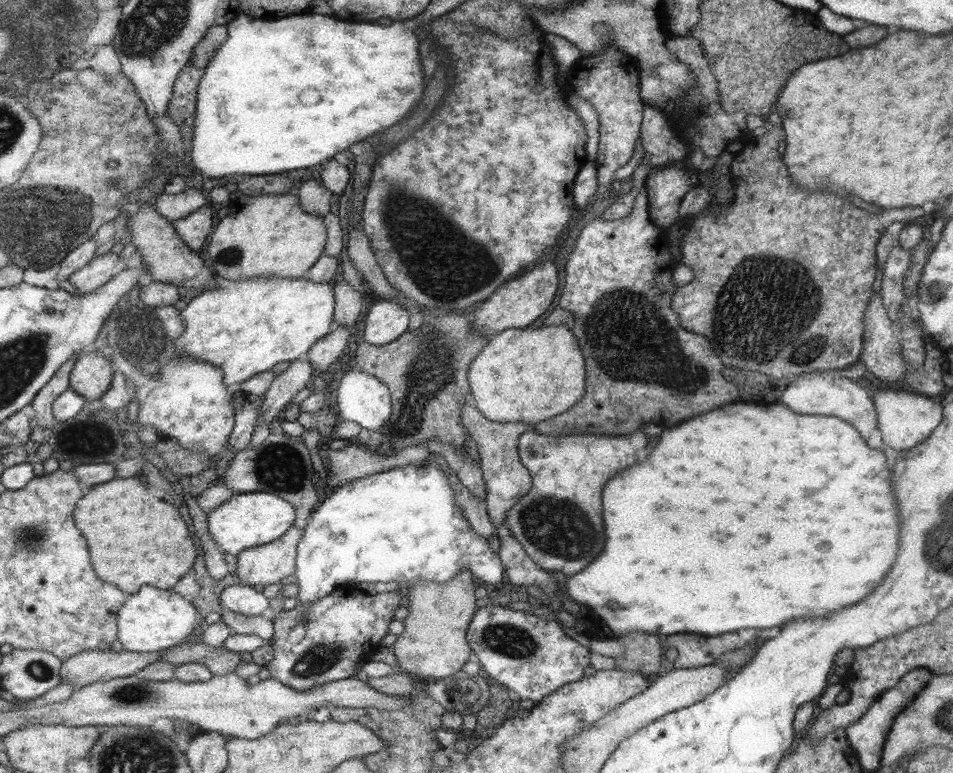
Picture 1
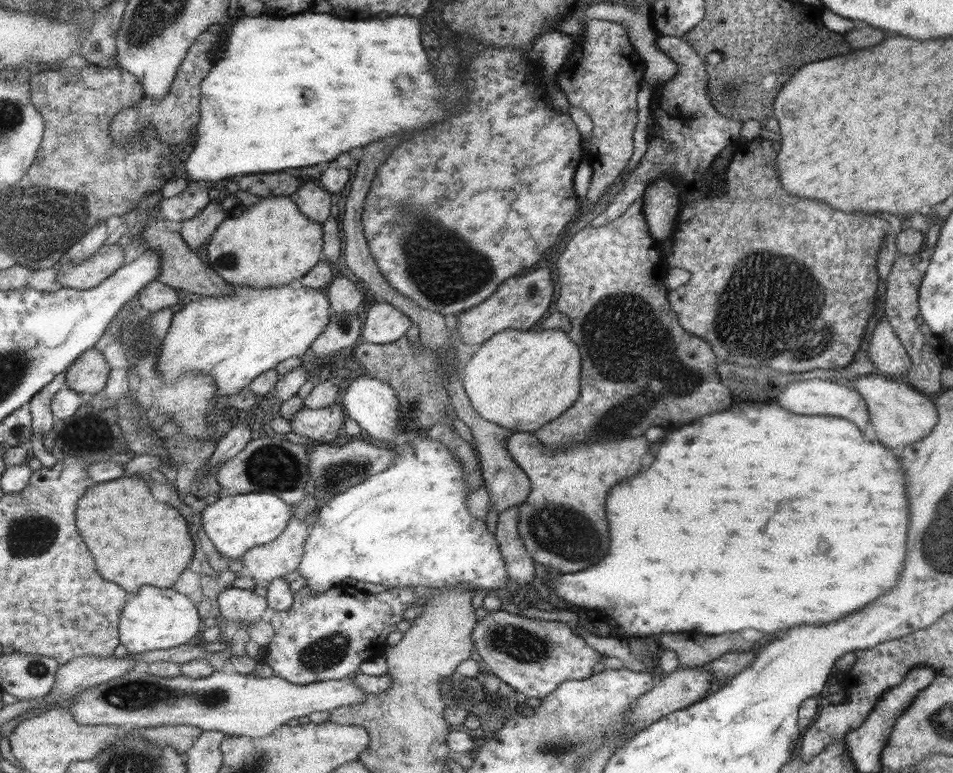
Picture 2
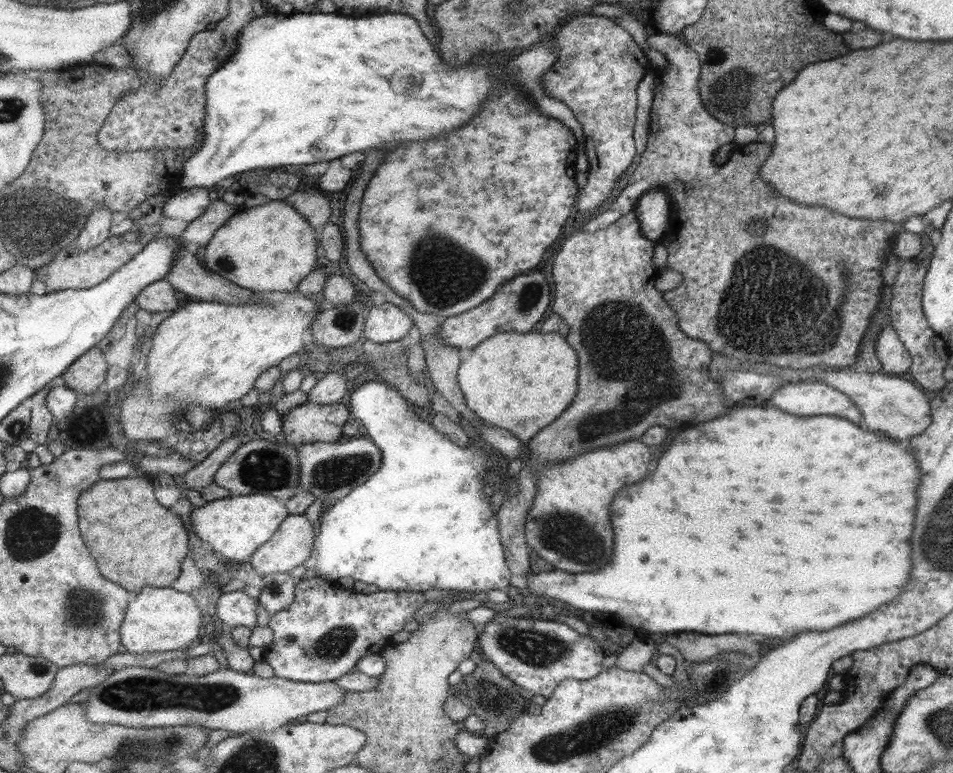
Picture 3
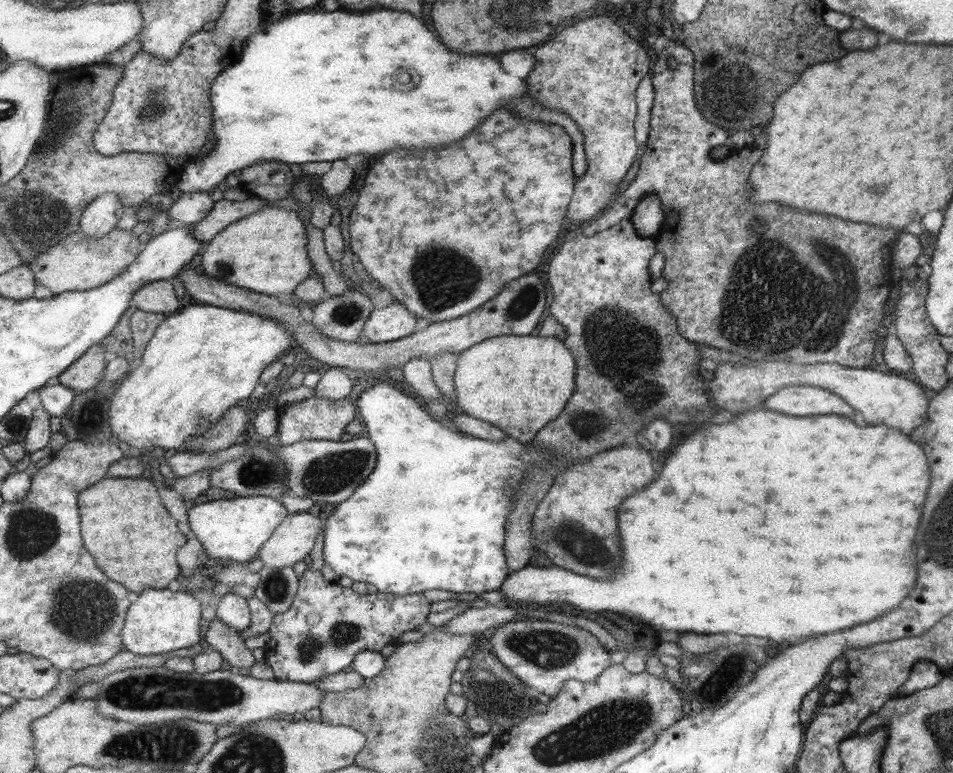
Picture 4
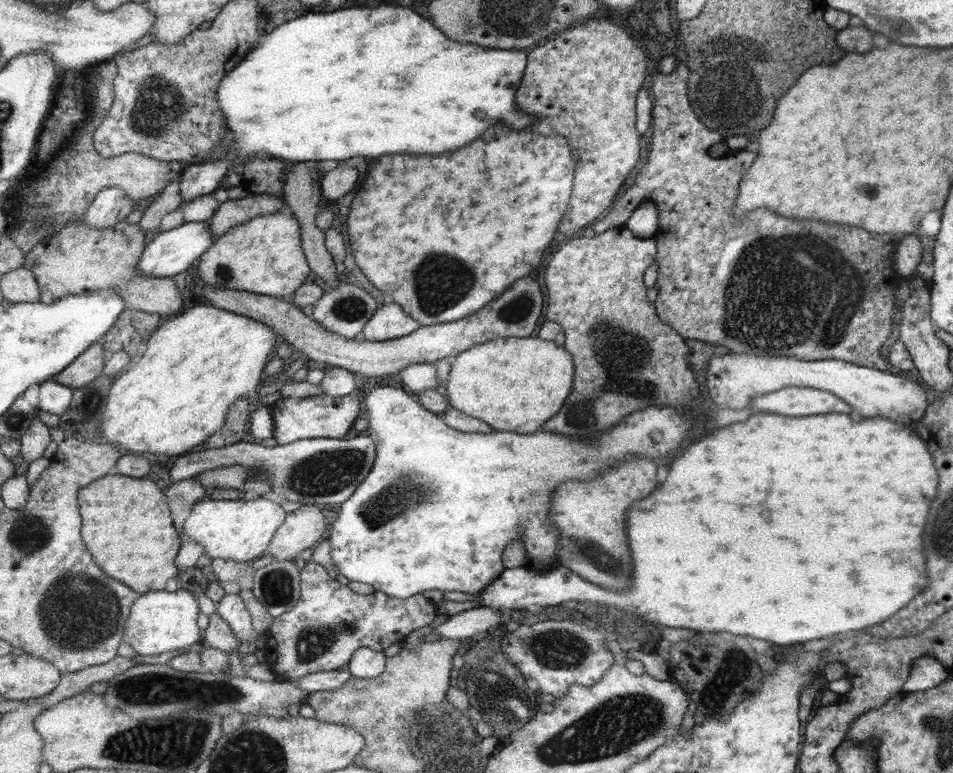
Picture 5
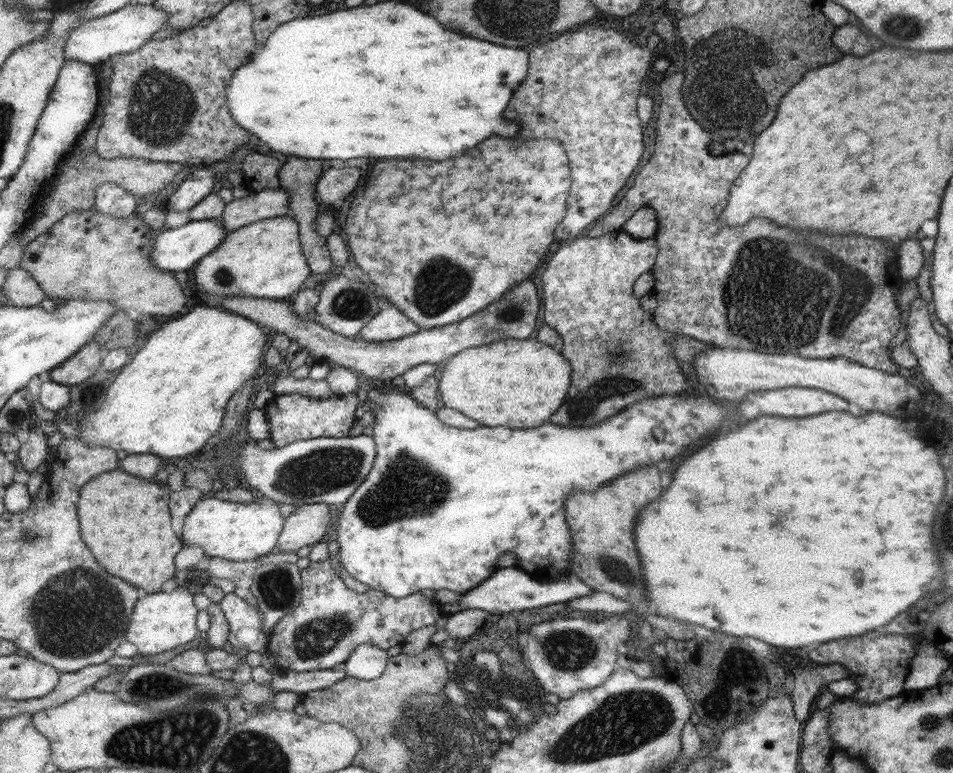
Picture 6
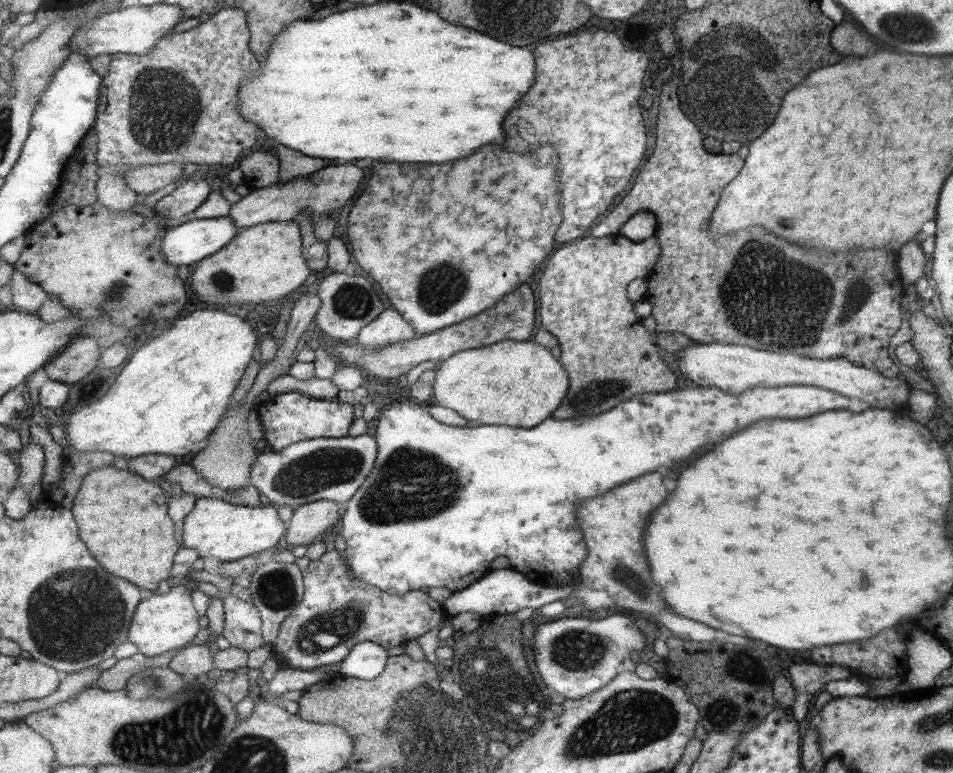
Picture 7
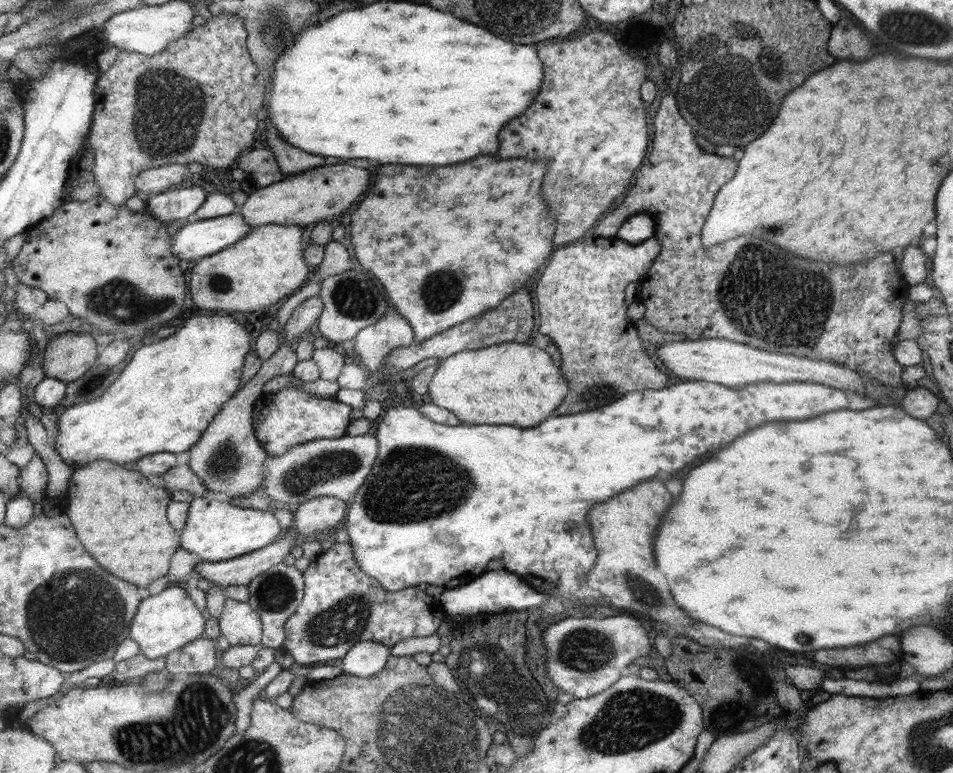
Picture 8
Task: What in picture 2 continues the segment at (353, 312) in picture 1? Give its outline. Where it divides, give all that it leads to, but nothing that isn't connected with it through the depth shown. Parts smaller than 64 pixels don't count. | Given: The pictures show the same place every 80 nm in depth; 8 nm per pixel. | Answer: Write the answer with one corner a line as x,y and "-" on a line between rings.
336,274
335,280
332,280
325,288
325,295
328,297
328,314
333,313
352,313
358,311
363,293
355,288
354,282
348,280
342,275

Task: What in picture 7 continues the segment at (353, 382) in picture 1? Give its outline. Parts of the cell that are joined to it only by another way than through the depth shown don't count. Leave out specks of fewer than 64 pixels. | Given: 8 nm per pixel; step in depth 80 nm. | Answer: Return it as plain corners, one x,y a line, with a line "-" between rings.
696,385
695,388
685,387
633,396
633,400
619,403
616,407
610,408
609,412
601,412
601,416
593,416
593,418
585,418
585,420
553,420
553,417
549,416
549,420
545,420
545,422
541,422
533,428
508,427
505,425
457,428
457,426
435,421
427,413
424,405
418,404
412,399
404,402
393,402
391,407
379,414
371,425
370,433
377,445
375,464
365,480
359,485
355,494
343,504
345,512
342,513
340,520
342,526
340,534
345,542
343,556
346,558
349,568
351,568
353,577
365,581
365,584
375,586
382,592
391,593
393,596
404,595
423,587
427,589
441,587
451,592
459,592
479,581
483,576
488,575
488,572
492,570
490,568
491,561
497,556
507,558
510,564
509,568
523,573
529,580
533,580
533,584
541,584
541,586
547,586
547,588
549,586
573,584
571,578
577,578
580,564
584,562
588,550
584,536
581,536
582,528
577,526
577,520
575,520
575,508
577,508
579,502
583,502
587,498
593,498
593,496
601,496
612,488
628,483
635,476
649,474
651,470
655,472
657,468
671,468
673,464
677,464
677,462
689,458
691,454
695,454
701,448
701,444
703,446
705,444
717,444
717,442
733,436
735,432
741,432
743,428
747,428
747,426
751,426
751,424
755,424
763,418
787,418
787,420
807,418
807,416
819,414
819,412
839,410
839,408
847,408
847,398
845,396
826,388
813,388
813,385
751,388
749,392
743,391
739,395
724,393
717,387

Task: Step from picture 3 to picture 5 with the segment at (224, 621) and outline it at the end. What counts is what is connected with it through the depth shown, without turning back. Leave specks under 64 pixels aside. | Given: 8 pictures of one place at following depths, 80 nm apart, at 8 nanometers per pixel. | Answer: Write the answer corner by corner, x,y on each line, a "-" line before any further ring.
226,594
216,604
218,616
227,622
237,643
255,643
257,650
262,651
266,642
266,634
256,632
251,626
251,616
245,609
241,598
235,594

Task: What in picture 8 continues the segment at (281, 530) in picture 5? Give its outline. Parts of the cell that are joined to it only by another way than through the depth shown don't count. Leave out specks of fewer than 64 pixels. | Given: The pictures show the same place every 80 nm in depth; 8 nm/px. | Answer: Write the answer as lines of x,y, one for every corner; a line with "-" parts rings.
316,496
302,501
295,511
293,528
299,538
307,539
307,534
315,530
325,530
335,526
345,516
346,501
334,496

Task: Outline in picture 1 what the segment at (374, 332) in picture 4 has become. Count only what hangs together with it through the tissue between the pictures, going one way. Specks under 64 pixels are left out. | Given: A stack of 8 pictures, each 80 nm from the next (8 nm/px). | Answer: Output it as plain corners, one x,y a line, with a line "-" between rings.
378,300
367,312
363,340
377,346
392,343
409,330
409,315
403,305

